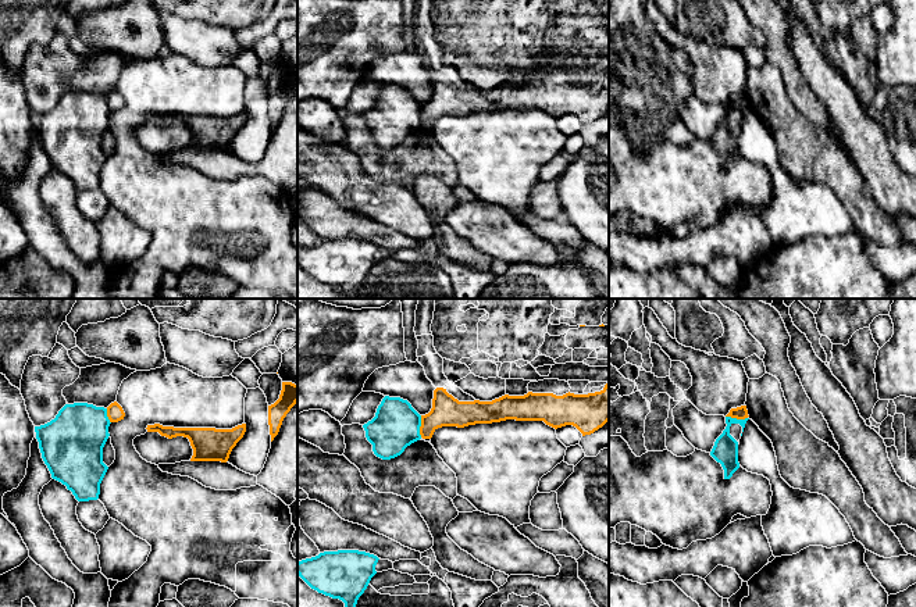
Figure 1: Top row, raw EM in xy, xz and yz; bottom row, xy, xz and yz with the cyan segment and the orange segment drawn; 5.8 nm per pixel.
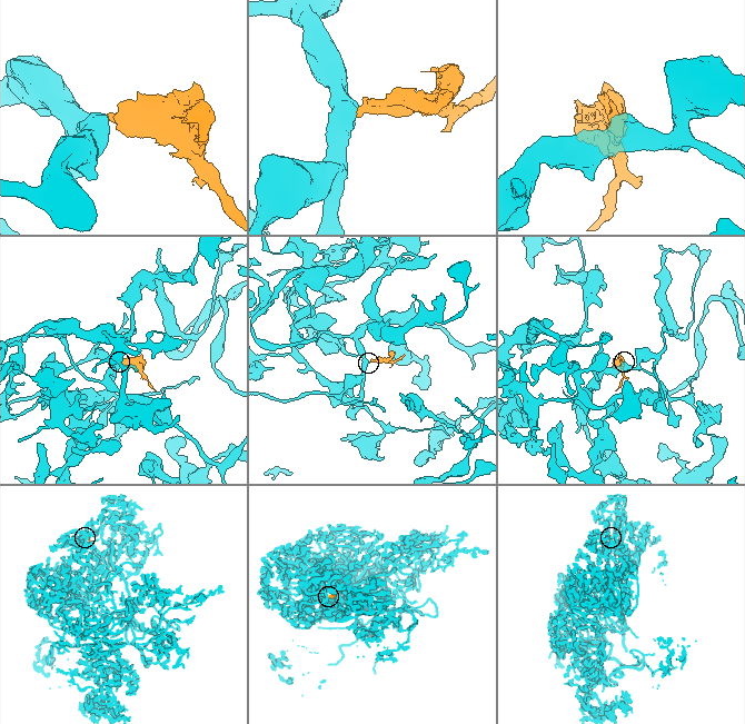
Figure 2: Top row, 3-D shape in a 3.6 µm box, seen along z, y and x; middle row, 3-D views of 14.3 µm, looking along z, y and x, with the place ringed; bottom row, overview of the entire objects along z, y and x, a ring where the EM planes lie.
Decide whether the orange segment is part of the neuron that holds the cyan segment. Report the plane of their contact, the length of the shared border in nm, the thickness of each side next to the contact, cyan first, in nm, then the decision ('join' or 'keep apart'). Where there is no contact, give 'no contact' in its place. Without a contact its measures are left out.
xz | 130 nm | 280/180 nm | keep apart

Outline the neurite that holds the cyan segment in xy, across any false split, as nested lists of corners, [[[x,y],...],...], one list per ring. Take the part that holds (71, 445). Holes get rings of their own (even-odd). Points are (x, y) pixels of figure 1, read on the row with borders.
[[[88,403],[65,404],[54,419],[35,426],[42,458],[51,478],[72,492],[78,501],[97,500],[100,483],[108,469],[103,463],[103,447],[110,436],[107,408]]]

